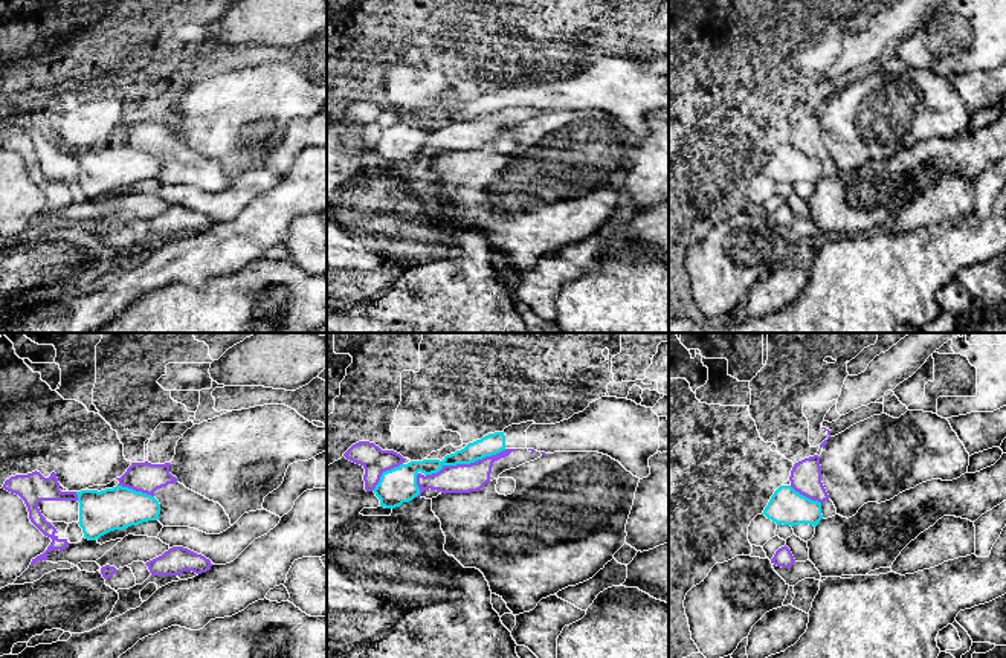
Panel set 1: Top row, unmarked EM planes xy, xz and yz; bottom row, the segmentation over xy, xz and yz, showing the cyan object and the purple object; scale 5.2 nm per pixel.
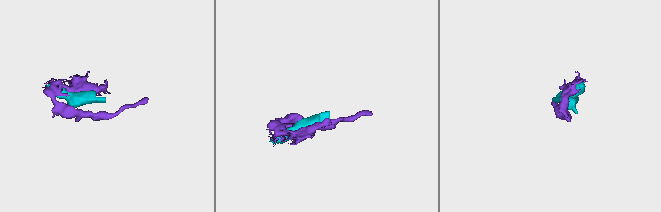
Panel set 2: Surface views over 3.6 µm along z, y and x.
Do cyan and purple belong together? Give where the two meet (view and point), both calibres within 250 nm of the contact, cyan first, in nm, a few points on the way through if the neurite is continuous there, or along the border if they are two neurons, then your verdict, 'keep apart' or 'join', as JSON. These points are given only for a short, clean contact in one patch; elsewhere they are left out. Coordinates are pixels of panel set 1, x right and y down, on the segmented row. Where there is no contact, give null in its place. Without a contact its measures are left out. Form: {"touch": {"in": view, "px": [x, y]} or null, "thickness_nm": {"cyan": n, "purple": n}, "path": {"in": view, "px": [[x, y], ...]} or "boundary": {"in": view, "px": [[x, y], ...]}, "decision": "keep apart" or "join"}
{"touch": {"in": "xz", "px": [466, 463]}, "thickness_nm": {"cyan": 110, "purple": 160}, "decision": "keep apart"}

